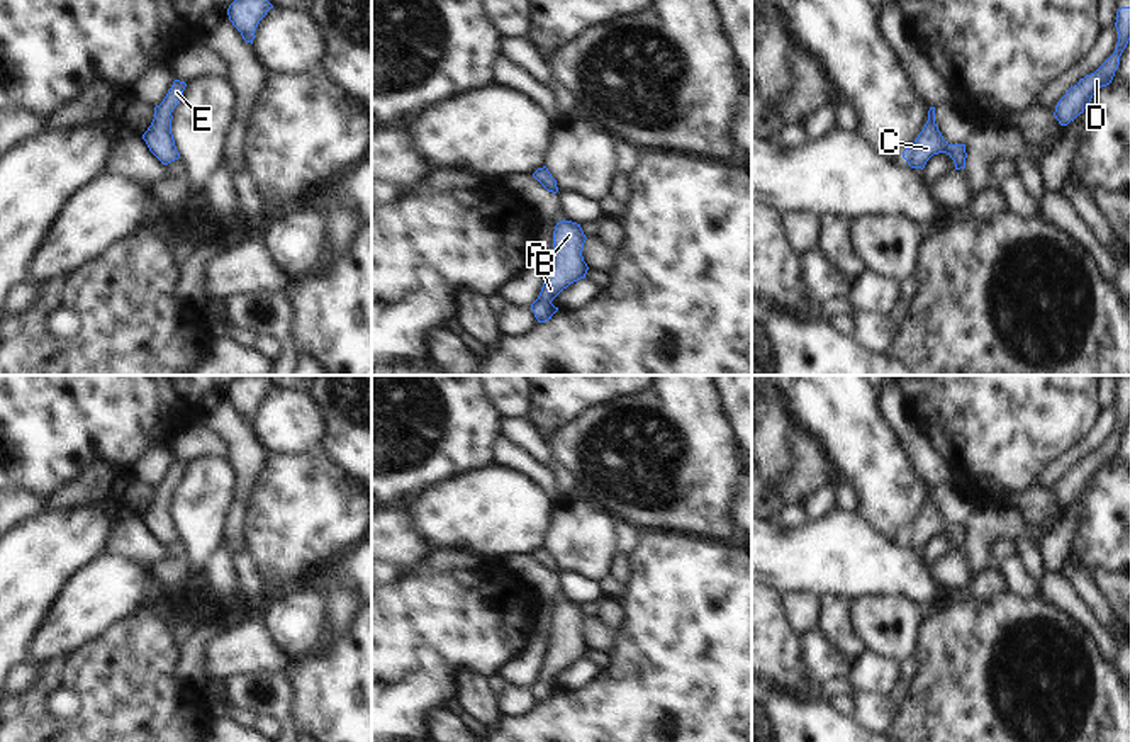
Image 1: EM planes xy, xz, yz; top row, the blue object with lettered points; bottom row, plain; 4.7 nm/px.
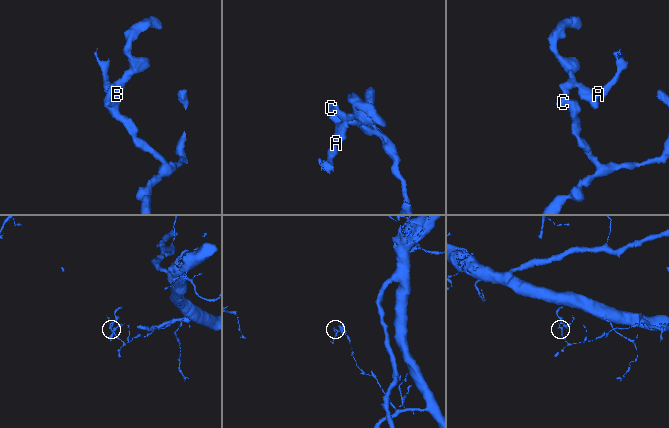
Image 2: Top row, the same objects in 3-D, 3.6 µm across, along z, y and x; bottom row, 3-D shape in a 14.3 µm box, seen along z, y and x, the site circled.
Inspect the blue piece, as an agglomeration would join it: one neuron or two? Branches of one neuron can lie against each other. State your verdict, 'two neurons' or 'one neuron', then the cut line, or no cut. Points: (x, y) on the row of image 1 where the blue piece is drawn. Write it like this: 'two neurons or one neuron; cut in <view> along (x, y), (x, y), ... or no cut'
one neuron; no cut

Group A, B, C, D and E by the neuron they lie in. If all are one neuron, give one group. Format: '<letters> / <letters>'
A B C D E

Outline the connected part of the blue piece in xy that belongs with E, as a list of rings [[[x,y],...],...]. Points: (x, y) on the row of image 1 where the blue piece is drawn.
[[[175,80],[166,97],[154,107],[154,119],[148,131],[143,134],[149,151],[163,163],[168,165],[180,158],[175,139],[171,134],[171,112],[182,100],[187,83]]]

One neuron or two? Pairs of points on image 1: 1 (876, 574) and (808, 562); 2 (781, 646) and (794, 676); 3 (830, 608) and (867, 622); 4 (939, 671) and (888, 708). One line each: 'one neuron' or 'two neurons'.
1: one neuron
2: one neuron
3: two neurons
4: two neurons

